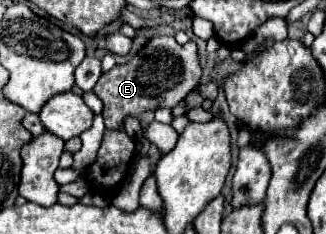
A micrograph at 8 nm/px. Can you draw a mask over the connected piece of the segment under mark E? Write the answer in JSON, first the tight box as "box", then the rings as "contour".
{"box":[93,35,201,129],"contour":[[[159,35],[149,39],[127,63],[113,67],[109,73],[103,73],[93,93],[101,97],[105,109],[103,119],[107,129],[123,129],[125,117],[139,117],[145,111],[157,111],[159,107],[173,109],[179,105],[201,79],[201,61],[199,47],[195,41],[179,45],[175,37]]]}

